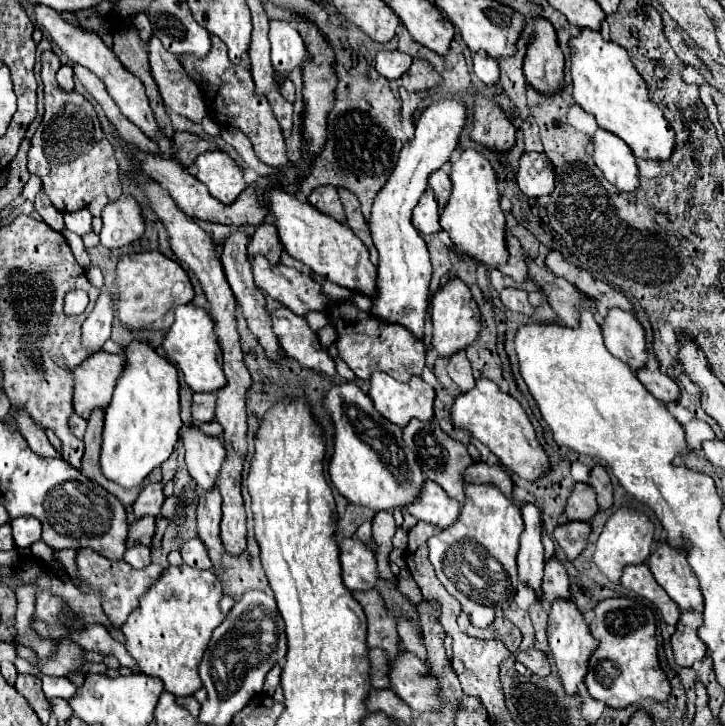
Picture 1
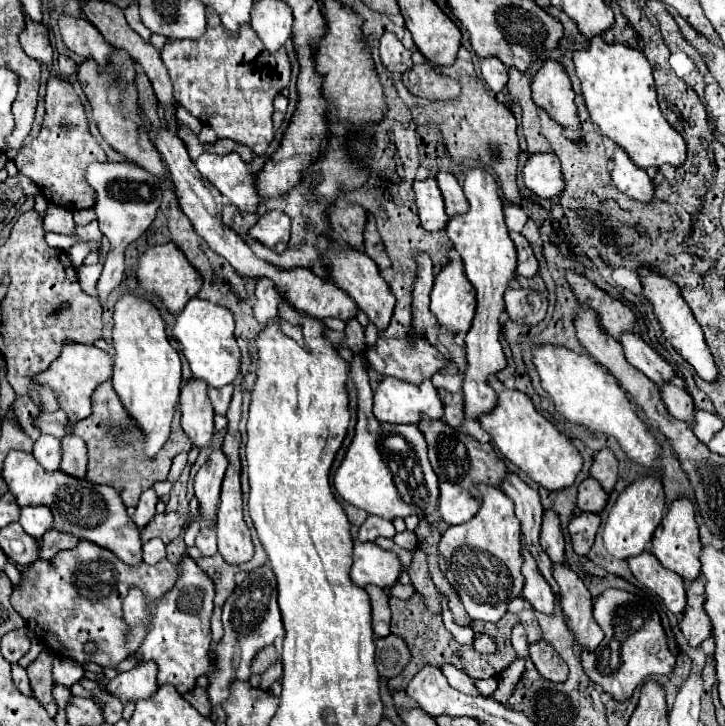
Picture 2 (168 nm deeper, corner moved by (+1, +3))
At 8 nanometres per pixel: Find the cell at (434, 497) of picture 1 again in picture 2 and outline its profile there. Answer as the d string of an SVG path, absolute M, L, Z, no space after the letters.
M443 481L437 509L445 523L457 525L469 521L479 511L479 501L459 485Z

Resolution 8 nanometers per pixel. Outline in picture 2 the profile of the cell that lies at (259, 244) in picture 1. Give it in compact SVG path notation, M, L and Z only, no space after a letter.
M265 211L259 221L249 229L249 235L261 241L263 245L271 247L277 253L283 253L287 249L291 231L291 219L283 211Z

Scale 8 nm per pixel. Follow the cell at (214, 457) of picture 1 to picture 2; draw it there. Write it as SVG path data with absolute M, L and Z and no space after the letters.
M189 379L181 385L179 409L181 427L197 447L205 447L213 437L213 407L207 397L207 383L201 379Z

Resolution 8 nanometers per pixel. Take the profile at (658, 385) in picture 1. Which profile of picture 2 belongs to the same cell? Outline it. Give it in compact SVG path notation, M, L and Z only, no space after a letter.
M665 383L661 385L661 397L663 397L665 407L675 419L681 419L689 425L695 423L695 405L693 405L691 395L685 389L677 387L675 383Z

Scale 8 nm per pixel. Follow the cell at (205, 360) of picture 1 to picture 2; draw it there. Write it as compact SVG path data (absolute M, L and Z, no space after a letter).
M193 297L187 303L181 315L177 315L177 323L173 327L173 339L179 343L183 355L187 357L193 377L207 381L209 387L225 387L237 379L241 367L241 349L235 341L233 331L235 331L235 319L227 307L199 297Z

